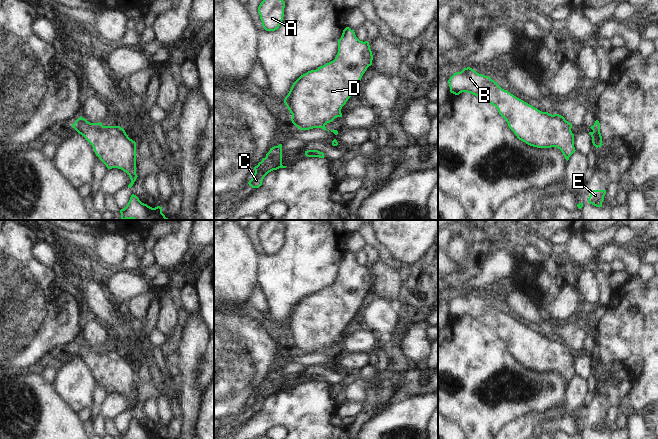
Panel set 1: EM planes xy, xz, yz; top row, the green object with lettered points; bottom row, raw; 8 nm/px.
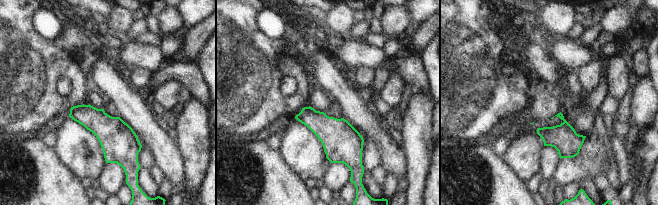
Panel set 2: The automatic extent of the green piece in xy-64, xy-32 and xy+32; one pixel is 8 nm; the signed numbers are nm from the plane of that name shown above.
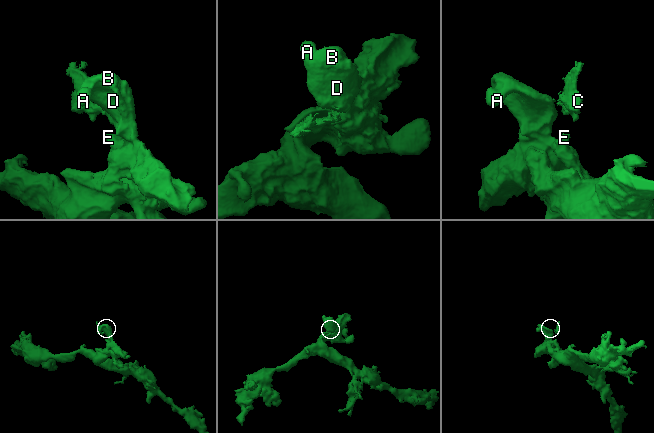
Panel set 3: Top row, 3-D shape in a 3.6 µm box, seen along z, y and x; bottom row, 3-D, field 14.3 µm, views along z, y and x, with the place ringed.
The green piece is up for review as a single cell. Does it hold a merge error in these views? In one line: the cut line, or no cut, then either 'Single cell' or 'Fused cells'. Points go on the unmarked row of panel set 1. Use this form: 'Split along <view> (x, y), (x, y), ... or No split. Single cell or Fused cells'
Split along xy (97, 347), (102, 350). Fused cells

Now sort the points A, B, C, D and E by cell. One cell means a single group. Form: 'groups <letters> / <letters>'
groups A B D E / C

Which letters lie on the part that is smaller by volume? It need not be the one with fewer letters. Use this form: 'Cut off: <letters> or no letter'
Cut off: C

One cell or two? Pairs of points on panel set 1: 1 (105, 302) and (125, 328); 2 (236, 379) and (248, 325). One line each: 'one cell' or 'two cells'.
1: one cell
2: one cell

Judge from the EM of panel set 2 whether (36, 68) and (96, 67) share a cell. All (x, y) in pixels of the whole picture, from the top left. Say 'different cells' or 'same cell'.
different cells

